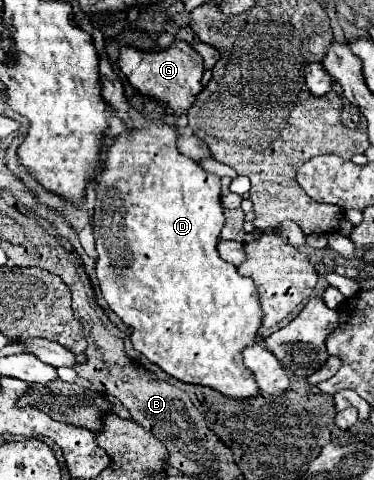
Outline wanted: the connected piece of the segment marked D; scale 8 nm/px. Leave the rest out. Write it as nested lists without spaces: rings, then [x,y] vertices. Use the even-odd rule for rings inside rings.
[[[141,96],[139,110],[141,110],[139,120],[131,122],[131,128],[125,128],[123,134],[113,138],[111,146],[105,150],[103,170],[101,170],[99,180],[95,184],[95,192],[97,192],[97,204],[95,204],[95,212],[93,212],[93,232],[95,232],[95,242],[97,242],[97,266],[95,266],[95,270],[97,270],[97,278],[99,278],[103,298],[107,300],[111,310],[125,324],[129,324],[133,328],[131,342],[133,342],[135,350],[145,354],[153,364],[157,364],[169,376],[173,376],[181,382],[211,386],[229,398],[255,396],[255,394],[259,394],[259,386],[257,386],[253,374],[241,362],[241,348],[249,346],[249,342],[253,342],[253,338],[257,336],[257,330],[261,326],[261,308],[259,308],[259,298],[257,298],[257,290],[253,286],[253,280],[241,276],[231,262],[225,262],[219,256],[219,250],[217,250],[219,234],[221,234],[221,228],[225,226],[225,216],[223,216],[223,206],[221,206],[221,180],[213,174],[207,174],[197,162],[193,162],[191,158],[185,158],[177,150],[177,138],[179,138],[177,126],[173,122],[171,112],[163,104],[159,104],[157,100],[153,100],[149,96]]]

